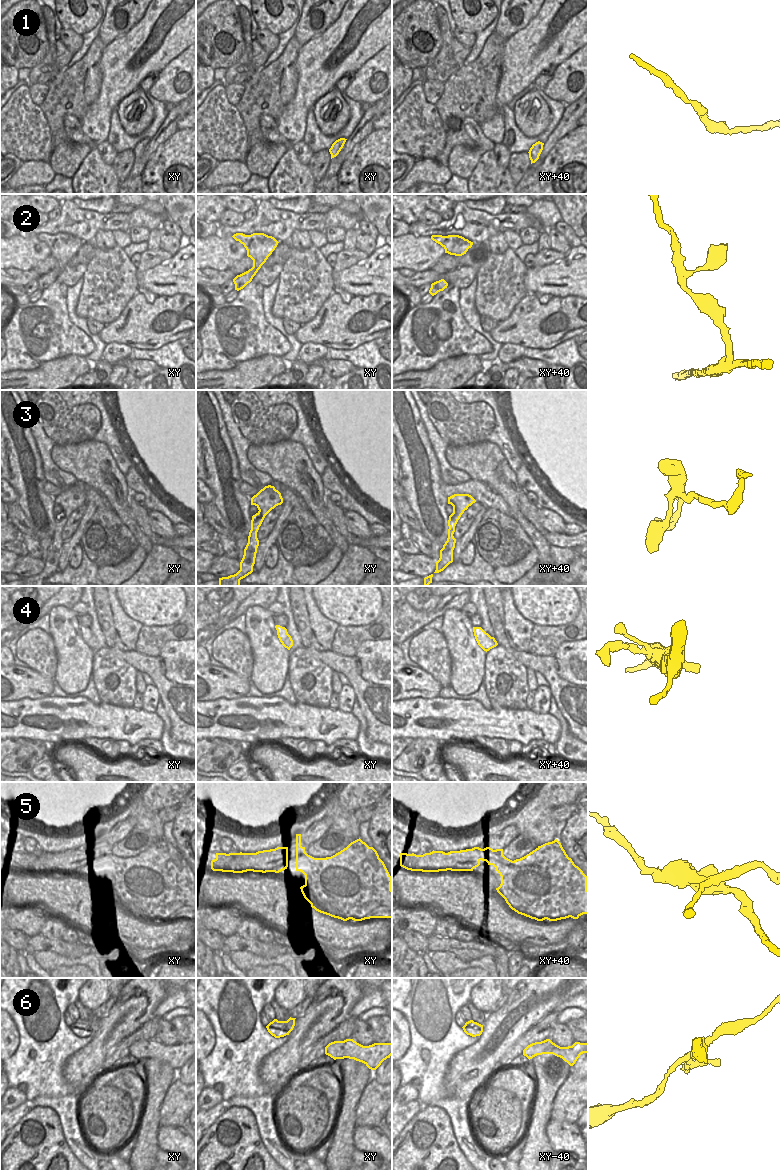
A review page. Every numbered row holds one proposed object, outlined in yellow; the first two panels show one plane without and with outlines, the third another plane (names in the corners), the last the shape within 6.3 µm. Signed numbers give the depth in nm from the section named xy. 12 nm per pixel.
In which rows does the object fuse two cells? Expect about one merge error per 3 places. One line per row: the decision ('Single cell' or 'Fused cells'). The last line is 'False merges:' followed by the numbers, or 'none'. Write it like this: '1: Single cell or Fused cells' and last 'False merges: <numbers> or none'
1: Single cell
2: Single cell
3: Single cell
4: Single cell
5: Fused cells
6: Fused cells
False merges: 5, 6

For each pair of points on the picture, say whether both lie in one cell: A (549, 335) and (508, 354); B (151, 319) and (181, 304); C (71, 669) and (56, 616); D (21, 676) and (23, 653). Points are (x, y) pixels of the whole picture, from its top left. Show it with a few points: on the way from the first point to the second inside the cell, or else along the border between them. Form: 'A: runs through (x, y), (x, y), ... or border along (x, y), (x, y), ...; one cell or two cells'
A: border along (503, 343), (516, 343), (524, 347); two cells
B: runs through (158, 314), (165, 309), (174, 309); one cell
C: runs through (71, 656), (71, 649), (64, 629); one cell
D: border along (29, 667), (50, 678); two cells

